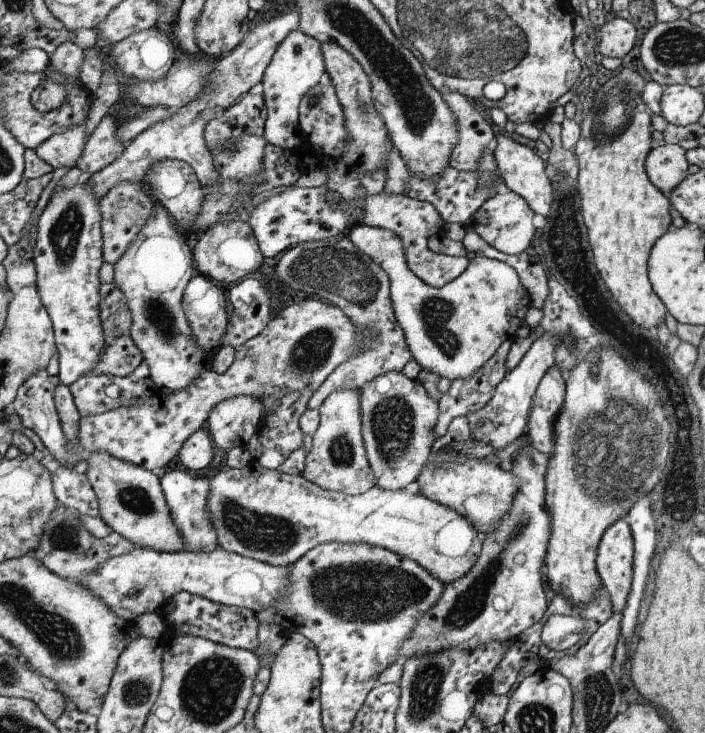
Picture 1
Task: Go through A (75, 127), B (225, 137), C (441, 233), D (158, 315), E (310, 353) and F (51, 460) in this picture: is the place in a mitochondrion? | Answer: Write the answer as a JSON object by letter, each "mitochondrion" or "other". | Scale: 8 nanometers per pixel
{"A":"other","B":"mitochondrion","C":"other","D":"mitochondrion","E":"mitochondrion","F":"other"}

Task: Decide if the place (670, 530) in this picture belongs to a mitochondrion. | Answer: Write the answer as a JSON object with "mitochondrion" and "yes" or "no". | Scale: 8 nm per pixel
{"mitochondrion":"no"}

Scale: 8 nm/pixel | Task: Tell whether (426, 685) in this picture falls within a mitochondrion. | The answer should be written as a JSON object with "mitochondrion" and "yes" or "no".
{"mitochondrion":"yes"}

